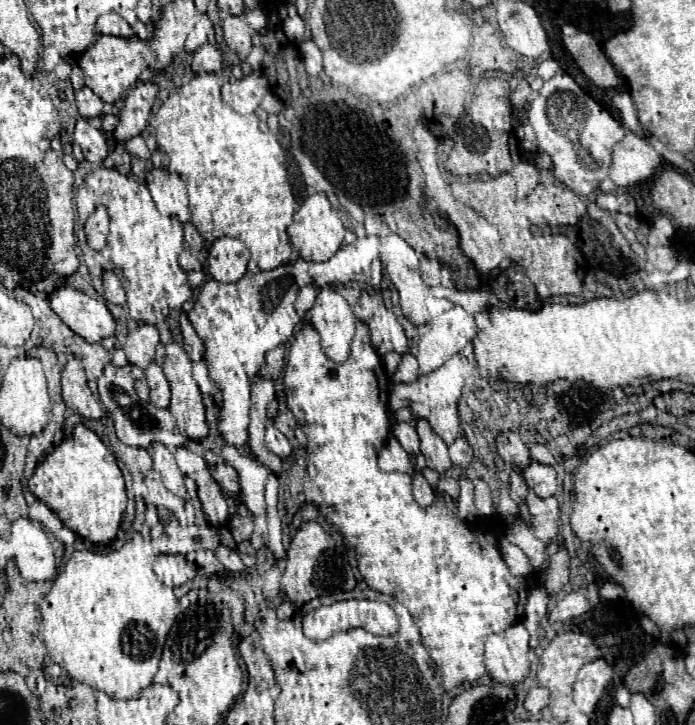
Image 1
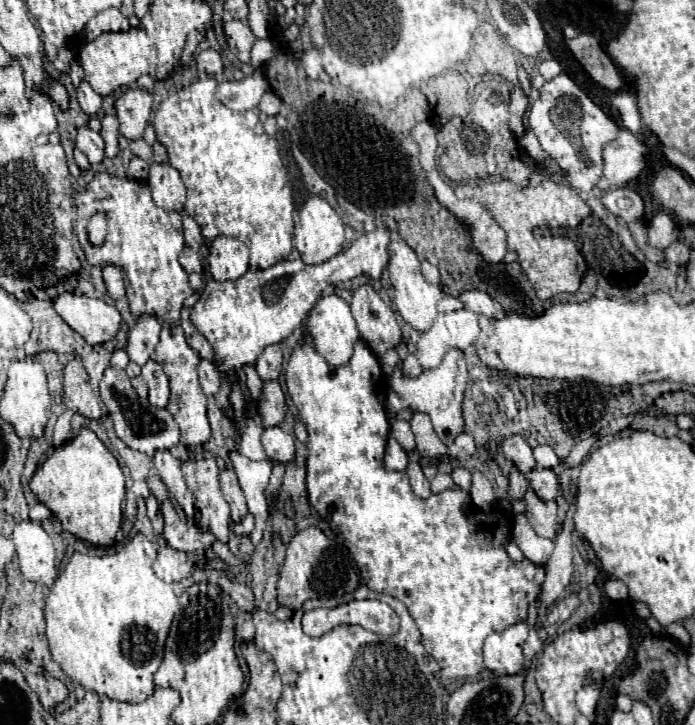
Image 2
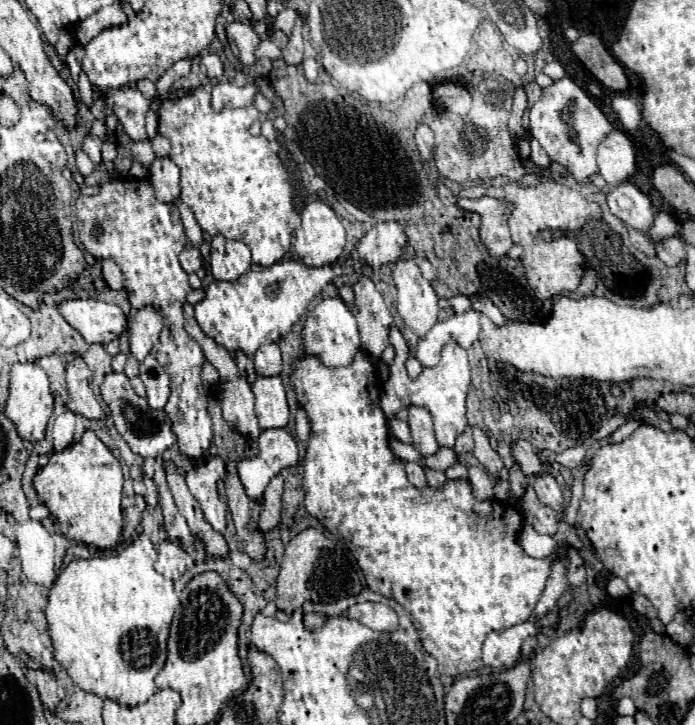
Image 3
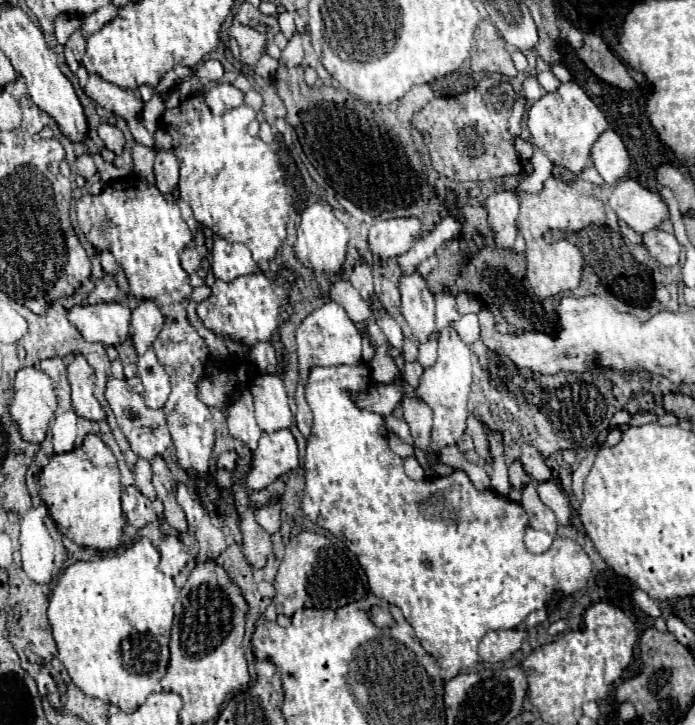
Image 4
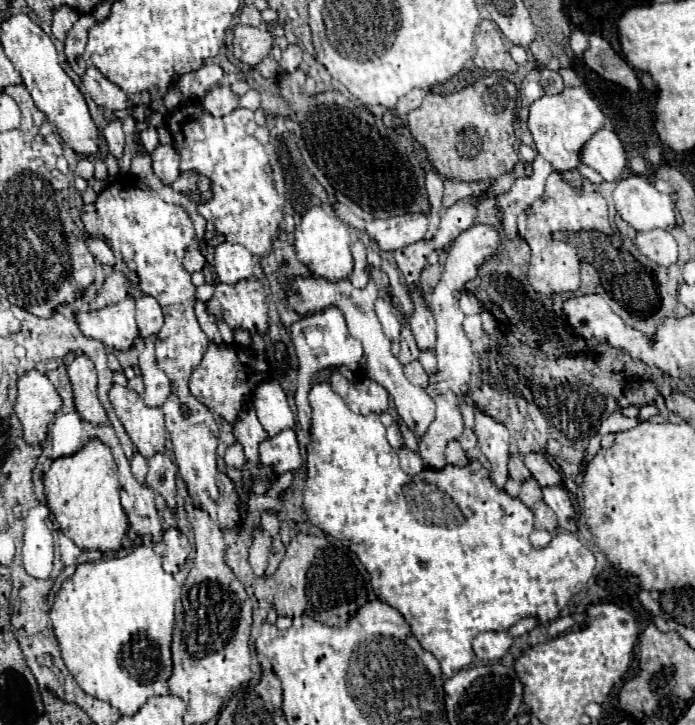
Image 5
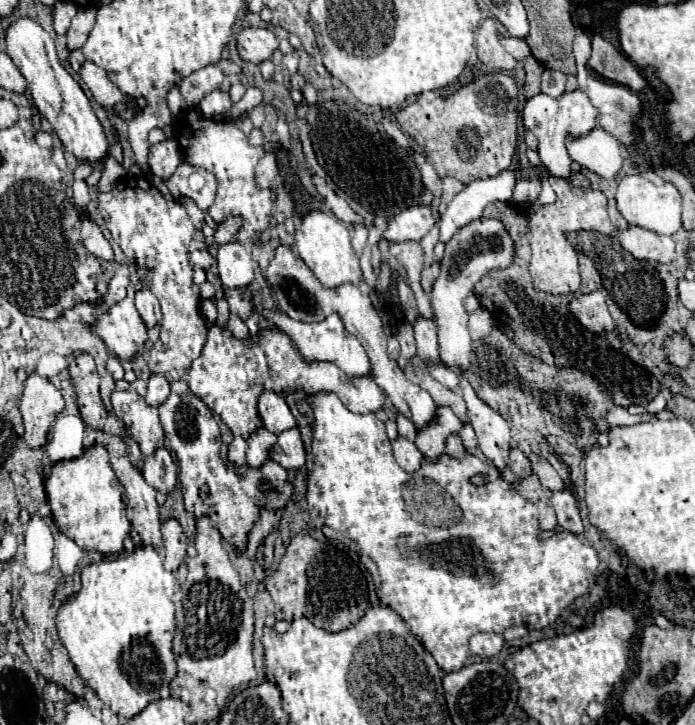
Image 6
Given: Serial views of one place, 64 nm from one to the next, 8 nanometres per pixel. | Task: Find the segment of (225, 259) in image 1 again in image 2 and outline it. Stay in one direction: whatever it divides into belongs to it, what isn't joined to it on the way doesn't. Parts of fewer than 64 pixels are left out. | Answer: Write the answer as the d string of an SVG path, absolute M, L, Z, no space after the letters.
M218 236L210 246L210 272L216 280L238 280L248 270L248 246L236 238Z

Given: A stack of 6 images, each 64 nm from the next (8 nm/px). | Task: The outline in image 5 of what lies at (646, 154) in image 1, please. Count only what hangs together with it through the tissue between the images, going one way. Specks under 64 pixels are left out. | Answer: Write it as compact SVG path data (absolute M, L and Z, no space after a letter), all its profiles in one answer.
M600 128L600 132L596 132L588 144L584 144L580 162L596 170L606 182L614 182L626 168L626 152L614 130Z

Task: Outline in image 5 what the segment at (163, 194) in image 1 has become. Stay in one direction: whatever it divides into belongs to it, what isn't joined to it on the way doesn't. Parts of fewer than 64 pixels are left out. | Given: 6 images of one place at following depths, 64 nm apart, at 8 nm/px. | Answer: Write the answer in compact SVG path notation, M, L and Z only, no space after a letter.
M160 144L152 154L152 168L154 174L164 182L164 184L172 184L178 174L180 174L180 154L176 152L176 148L172 144Z

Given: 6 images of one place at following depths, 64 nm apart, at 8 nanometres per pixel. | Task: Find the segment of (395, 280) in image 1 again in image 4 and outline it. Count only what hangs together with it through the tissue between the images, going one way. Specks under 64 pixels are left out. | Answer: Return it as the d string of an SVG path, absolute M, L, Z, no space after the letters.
M418 272L412 276L402 276L400 294L400 310L412 328L416 342L424 344L424 340L428 340L428 336L434 332L434 294L426 288L426 282Z

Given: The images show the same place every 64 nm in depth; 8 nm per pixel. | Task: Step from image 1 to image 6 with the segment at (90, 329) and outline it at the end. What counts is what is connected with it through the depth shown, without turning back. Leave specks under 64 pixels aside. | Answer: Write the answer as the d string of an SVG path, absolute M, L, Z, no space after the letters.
M132 290L126 300L114 304L98 318L94 332L104 340L110 352L116 352L122 362L130 362L144 350L144 344L148 342L148 328L144 328L144 322L134 308Z

